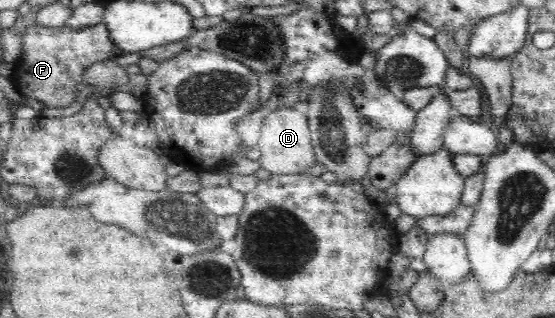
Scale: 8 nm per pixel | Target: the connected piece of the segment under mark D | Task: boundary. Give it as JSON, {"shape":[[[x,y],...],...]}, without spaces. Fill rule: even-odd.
{"shape":[[[275,105],[274,110],[264,118],[257,148],[261,153],[259,157],[261,167],[273,175],[302,173],[318,164],[311,142],[307,116],[301,108]]]}

